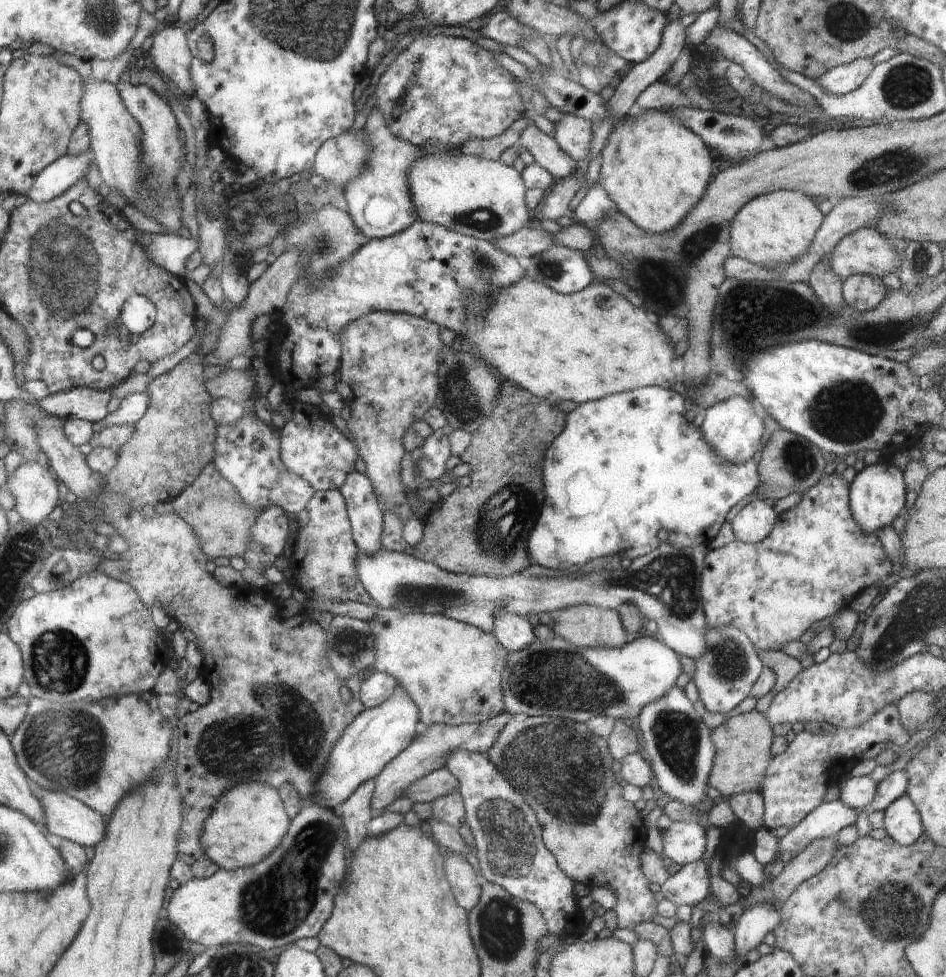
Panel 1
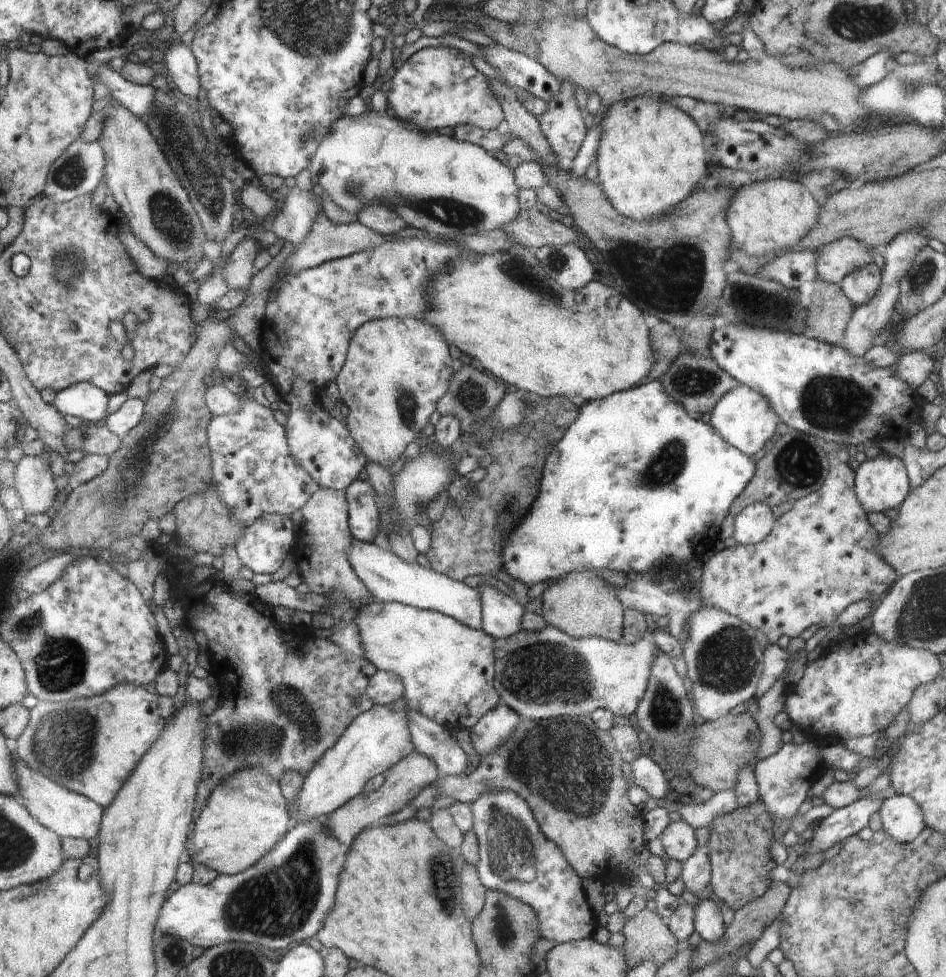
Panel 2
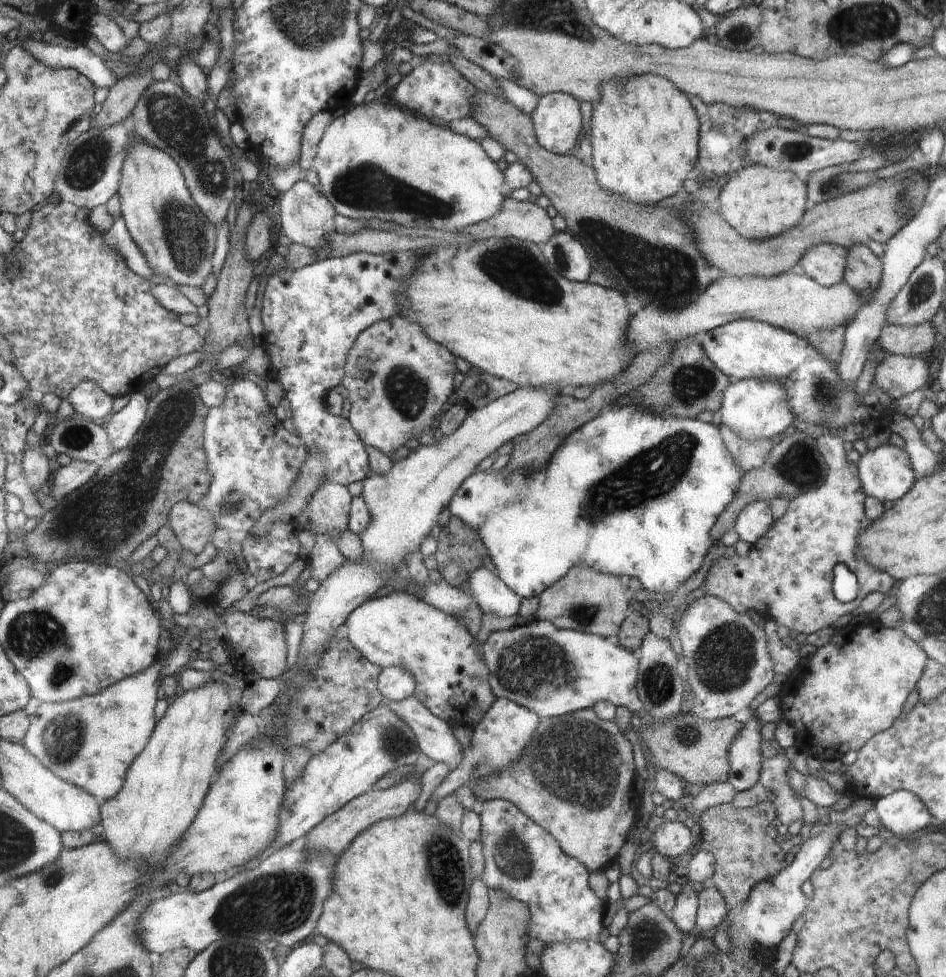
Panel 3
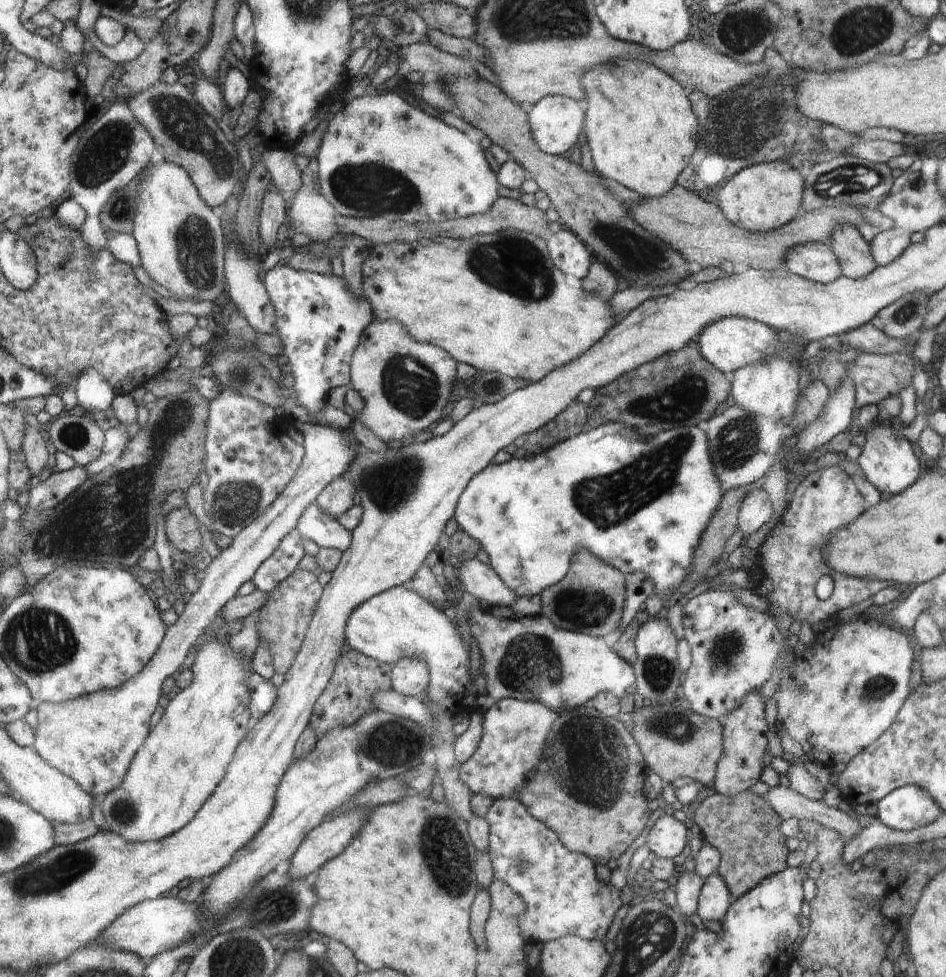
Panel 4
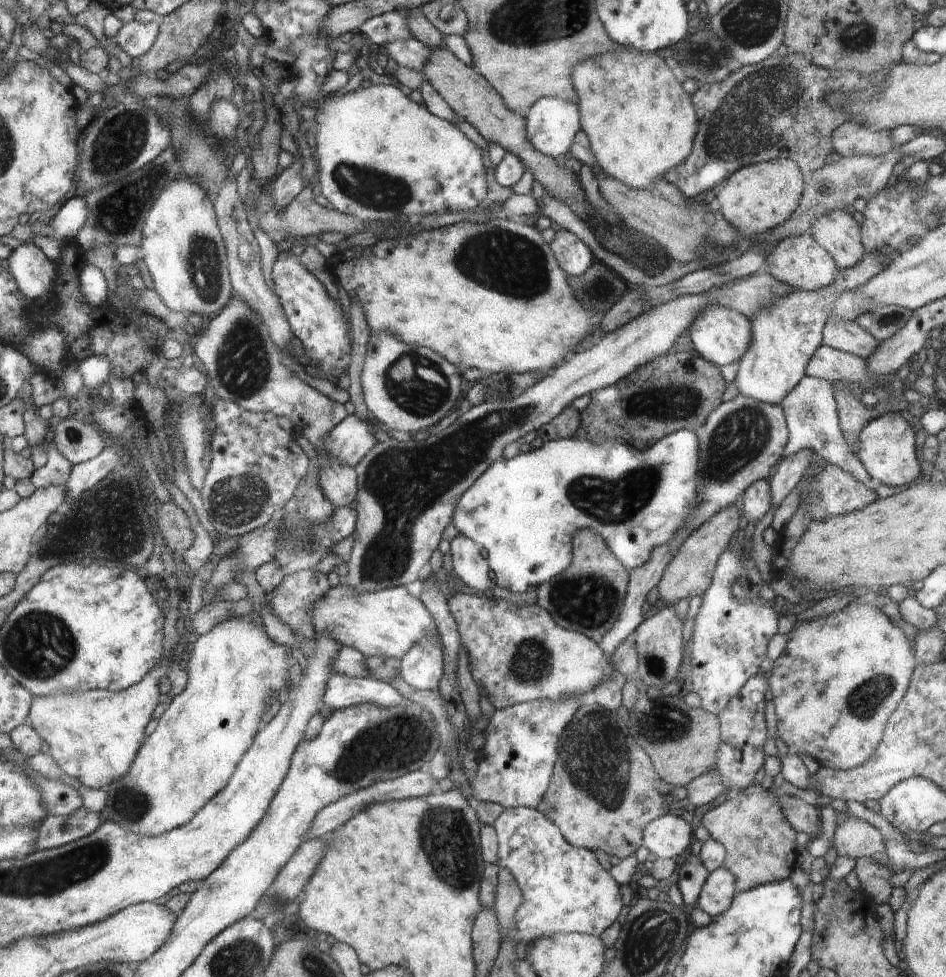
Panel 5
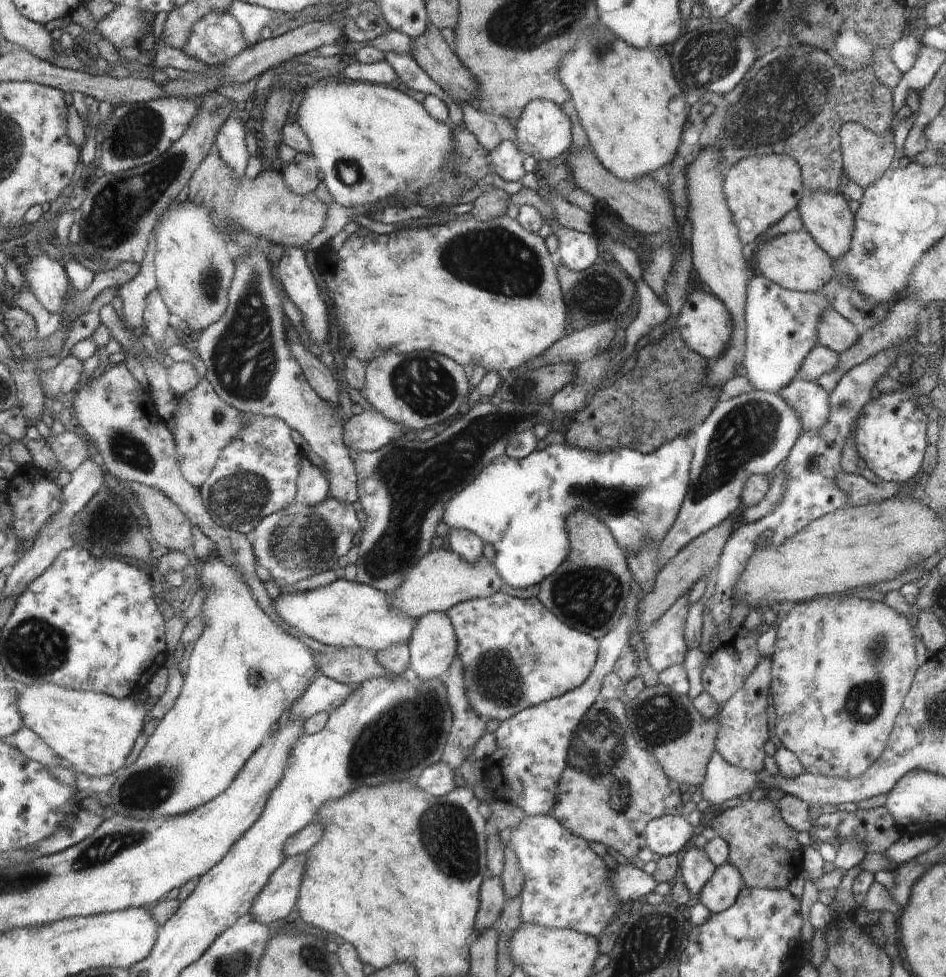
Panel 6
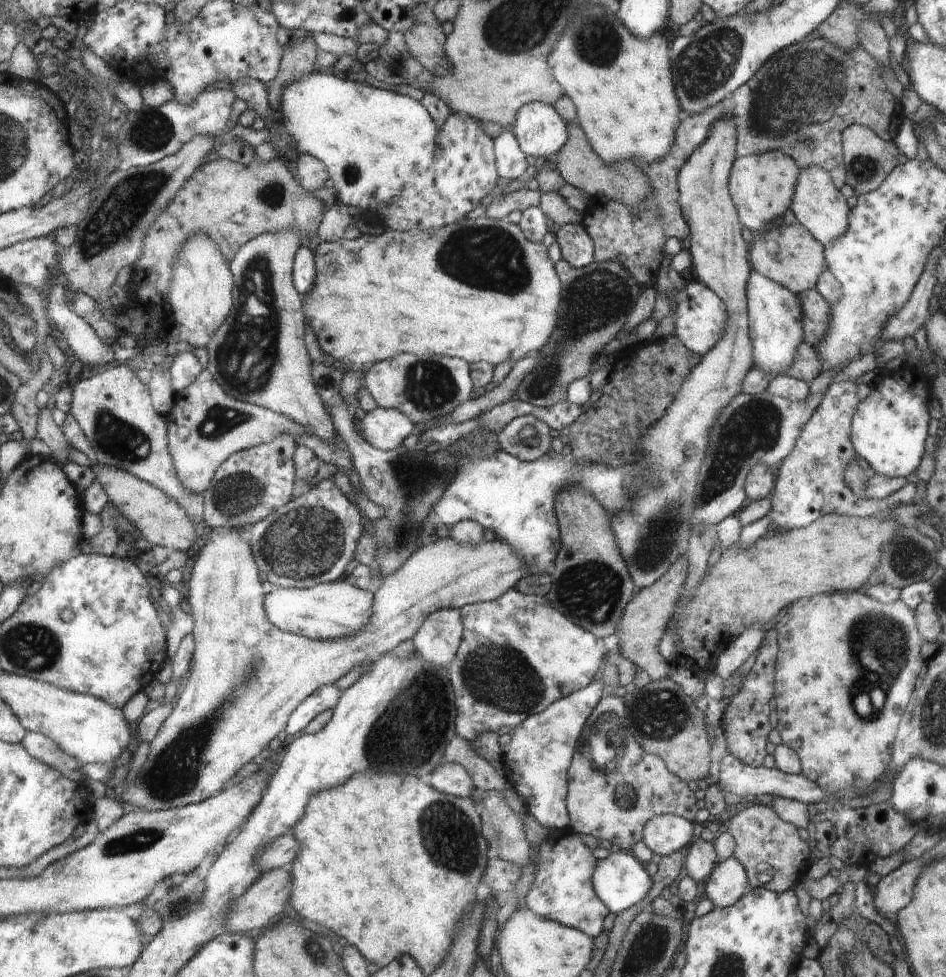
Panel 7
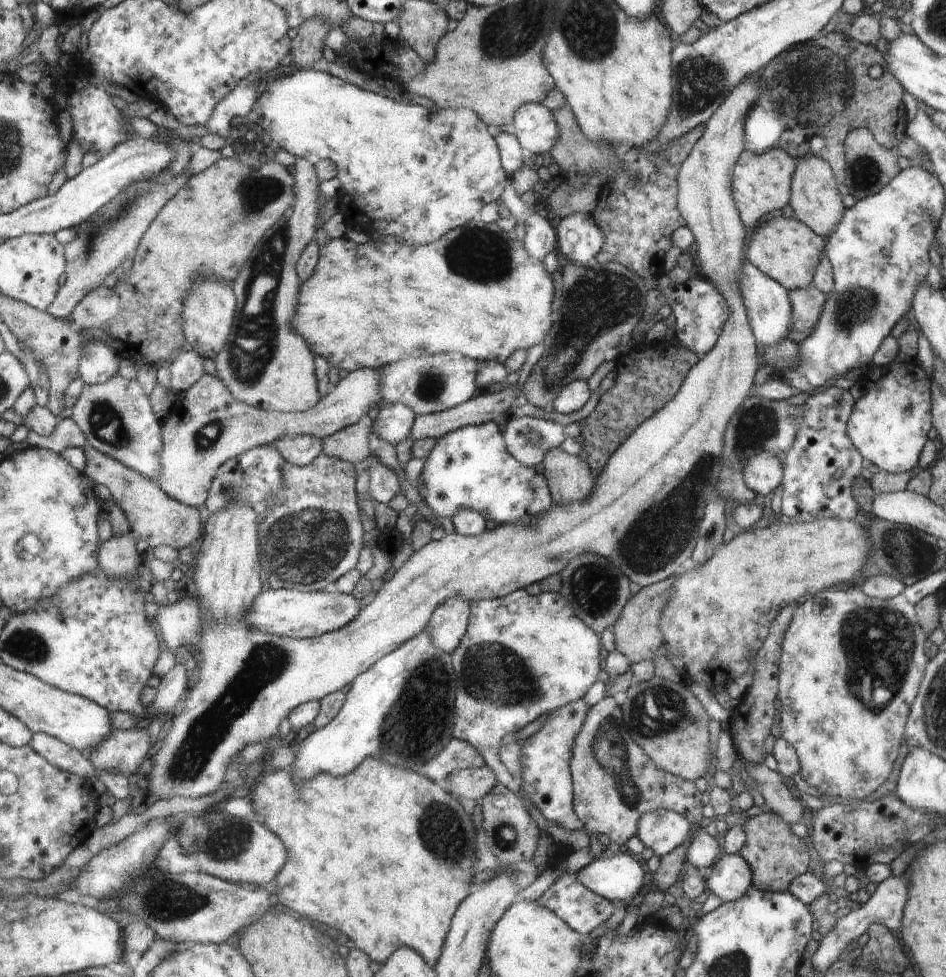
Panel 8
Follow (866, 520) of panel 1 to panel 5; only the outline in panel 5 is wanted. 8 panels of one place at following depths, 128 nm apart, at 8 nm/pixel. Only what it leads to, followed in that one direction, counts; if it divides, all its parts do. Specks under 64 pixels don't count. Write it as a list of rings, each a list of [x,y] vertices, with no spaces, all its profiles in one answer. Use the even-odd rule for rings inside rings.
[[[886,413],[870,419],[859,434],[858,444],[860,449],[856,455],[870,477],[877,478],[888,486],[906,486],[920,476],[922,468],[920,468],[920,462],[918,462],[918,456],[916,456],[916,434],[910,428],[908,416],[903,413]]]

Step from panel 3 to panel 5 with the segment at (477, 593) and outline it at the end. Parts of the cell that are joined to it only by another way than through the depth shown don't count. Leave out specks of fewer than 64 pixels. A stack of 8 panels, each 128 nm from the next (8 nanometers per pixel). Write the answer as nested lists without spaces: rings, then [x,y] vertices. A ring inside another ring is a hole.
[[[457,535],[451,541],[453,572],[466,586],[492,596],[501,593],[487,559],[480,555],[480,547],[470,538]]]

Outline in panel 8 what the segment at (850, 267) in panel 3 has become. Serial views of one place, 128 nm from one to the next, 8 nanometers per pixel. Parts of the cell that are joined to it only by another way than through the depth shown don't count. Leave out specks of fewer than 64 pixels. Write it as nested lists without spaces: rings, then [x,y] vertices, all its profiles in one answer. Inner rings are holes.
[[[806,155],[797,159],[797,168],[792,180],[792,196],[789,200],[795,217],[822,237],[828,236],[836,226],[840,226],[844,218],[842,216],[844,204],[836,188],[837,179],[836,176],[832,176],[832,169],[829,162],[814,155]]]

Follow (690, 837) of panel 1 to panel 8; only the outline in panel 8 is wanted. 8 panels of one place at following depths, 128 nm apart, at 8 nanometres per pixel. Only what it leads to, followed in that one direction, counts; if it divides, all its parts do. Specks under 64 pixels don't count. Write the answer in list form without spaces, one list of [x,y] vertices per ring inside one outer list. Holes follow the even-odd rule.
[[[673,810],[645,813],[636,834],[646,848],[659,857],[672,852],[690,836],[689,819]]]

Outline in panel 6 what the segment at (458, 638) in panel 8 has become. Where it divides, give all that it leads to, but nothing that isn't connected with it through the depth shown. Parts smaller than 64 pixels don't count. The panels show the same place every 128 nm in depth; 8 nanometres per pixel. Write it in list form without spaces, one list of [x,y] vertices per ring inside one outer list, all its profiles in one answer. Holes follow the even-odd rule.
[[[445,612],[425,614],[415,622],[408,644],[411,652],[410,669],[414,674],[424,680],[444,678],[457,655],[457,633],[452,619]]]

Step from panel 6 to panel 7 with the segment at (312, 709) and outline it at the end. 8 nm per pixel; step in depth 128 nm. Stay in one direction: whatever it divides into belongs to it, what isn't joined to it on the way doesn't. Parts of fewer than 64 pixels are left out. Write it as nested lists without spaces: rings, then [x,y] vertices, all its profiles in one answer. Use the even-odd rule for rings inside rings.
[[[326,685],[312,693],[304,702],[301,702],[293,710],[289,718],[286,732],[290,738],[300,734],[308,726],[308,723],[321,712],[333,709],[341,695],[341,690],[335,685]]]

